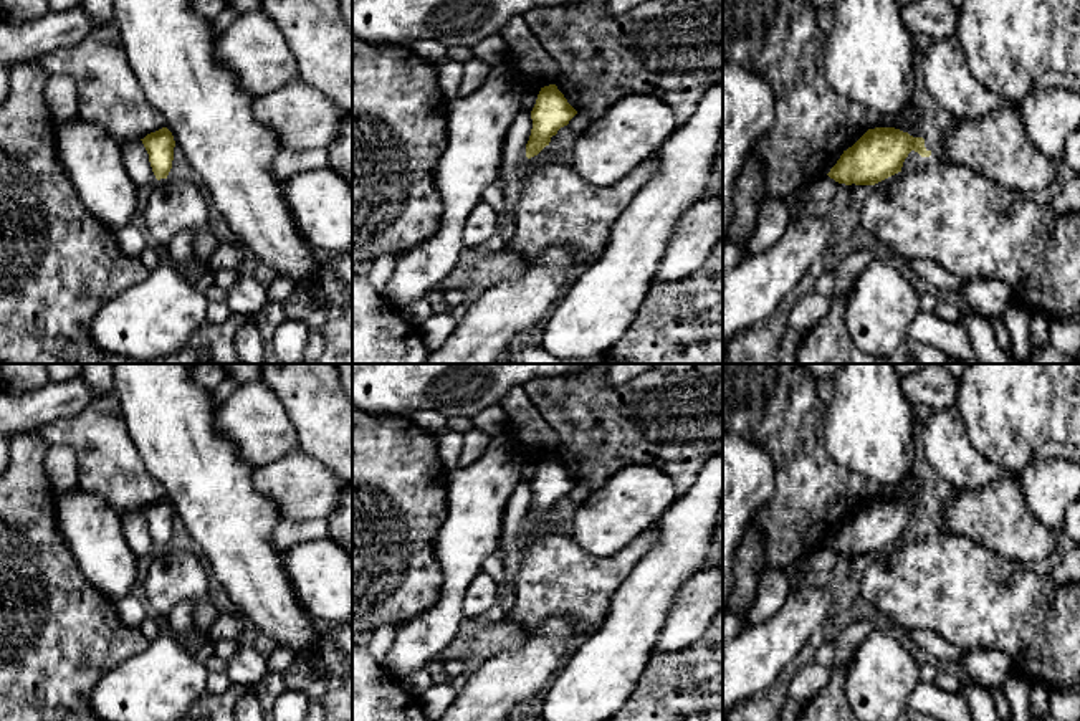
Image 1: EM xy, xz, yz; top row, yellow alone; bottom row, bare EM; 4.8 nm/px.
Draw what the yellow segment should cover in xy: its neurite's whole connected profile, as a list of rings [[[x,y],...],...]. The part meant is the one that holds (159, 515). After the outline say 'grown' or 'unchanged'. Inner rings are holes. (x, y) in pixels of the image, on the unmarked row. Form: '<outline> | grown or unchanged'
[[[162,498],[155,503],[147,504],[141,511],[149,524],[149,532],[155,549],[167,549],[172,539],[175,518],[172,503],[167,498]]] | unchanged

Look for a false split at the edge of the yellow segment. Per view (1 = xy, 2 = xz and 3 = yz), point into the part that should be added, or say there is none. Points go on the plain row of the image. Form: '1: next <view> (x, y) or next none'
1: next none
2: next none
3: next none

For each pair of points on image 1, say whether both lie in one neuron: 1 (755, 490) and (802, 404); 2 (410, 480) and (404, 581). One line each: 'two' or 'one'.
1: two
2: one

